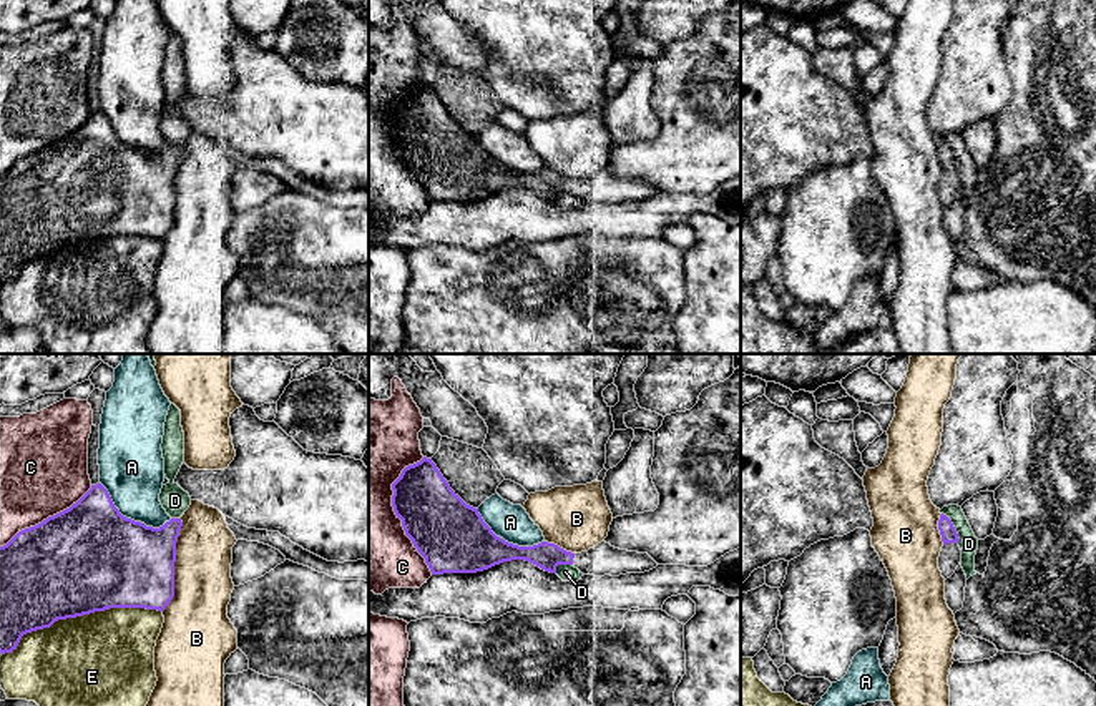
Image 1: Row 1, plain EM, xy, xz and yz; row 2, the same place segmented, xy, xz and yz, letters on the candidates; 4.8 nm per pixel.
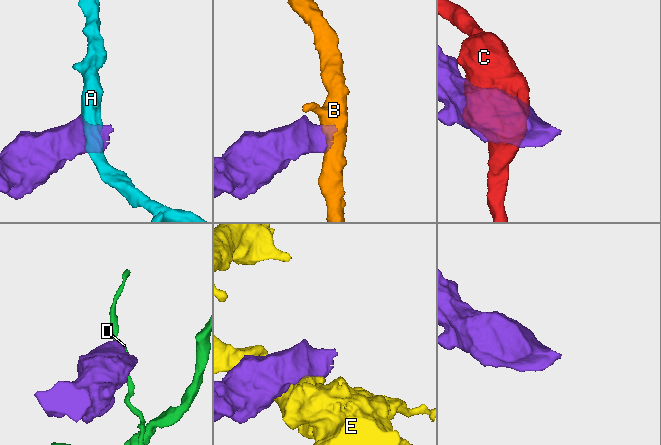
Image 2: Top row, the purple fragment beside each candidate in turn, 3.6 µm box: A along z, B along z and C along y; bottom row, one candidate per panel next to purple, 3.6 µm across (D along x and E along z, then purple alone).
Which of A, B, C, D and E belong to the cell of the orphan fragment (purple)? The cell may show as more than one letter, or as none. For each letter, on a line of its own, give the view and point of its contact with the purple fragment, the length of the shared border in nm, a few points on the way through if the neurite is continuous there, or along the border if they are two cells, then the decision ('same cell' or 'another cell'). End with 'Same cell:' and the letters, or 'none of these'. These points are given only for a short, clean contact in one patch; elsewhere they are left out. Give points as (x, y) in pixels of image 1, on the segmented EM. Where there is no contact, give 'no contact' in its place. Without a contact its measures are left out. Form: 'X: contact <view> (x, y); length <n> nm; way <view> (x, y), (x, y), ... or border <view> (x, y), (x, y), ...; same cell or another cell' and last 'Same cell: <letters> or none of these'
A: contact xy (130, 519); length 400 nm; another cell
B: contact xy (173, 563); length 460 nm; another cell
C: contact xz (394, 510); length 550 nm; another cell
D: contact yz (954, 527); length 170 nm; border yz (942, 512), (950, 520), (958, 542); another cell
E: contact xy (80, 615); length 800 nm; another cell
Same cell: none of these

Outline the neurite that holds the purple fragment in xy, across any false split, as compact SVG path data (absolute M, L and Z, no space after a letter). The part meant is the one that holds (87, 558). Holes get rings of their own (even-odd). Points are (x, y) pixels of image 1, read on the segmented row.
M96 483L70 508L18 532L0 547L0 653L12 653L23 635L58 620L110 608L163 611L174 596L181 527L181 518L153 528L123 517L108 490Z

